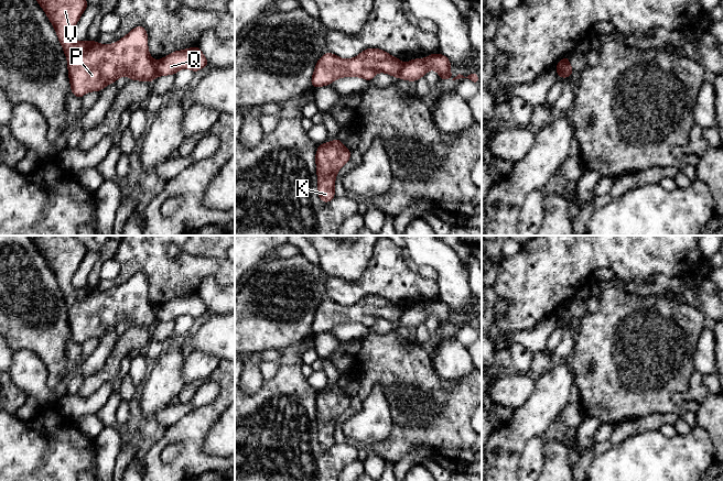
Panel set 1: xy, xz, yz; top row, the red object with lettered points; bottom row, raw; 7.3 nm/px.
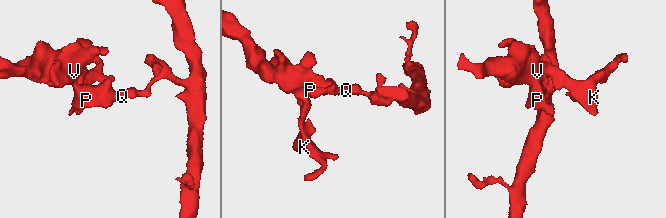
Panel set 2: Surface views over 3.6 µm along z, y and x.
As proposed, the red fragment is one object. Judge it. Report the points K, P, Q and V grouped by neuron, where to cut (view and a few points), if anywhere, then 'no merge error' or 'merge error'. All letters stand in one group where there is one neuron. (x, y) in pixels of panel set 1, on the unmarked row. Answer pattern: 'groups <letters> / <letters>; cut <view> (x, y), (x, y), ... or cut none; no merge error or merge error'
groups K P V / Q; cut xy (154, 308), (157, 323); merge error

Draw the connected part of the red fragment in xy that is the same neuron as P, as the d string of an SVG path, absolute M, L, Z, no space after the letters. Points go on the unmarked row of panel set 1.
M75 236L30 237L57 280L67 305L74 342L82 345L88 338L99 338L123 321L130 327L149 329L157 324L144 273L132 275L114 291L75 288L71 280L88 253L86 245Z

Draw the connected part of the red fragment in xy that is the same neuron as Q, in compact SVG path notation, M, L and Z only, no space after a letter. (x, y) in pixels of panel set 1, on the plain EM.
M191 294L183 297L175 297L155 308L155 319L158 323L175 321L176 318L188 315L194 319L208 311L208 308L202 297L197 294Z

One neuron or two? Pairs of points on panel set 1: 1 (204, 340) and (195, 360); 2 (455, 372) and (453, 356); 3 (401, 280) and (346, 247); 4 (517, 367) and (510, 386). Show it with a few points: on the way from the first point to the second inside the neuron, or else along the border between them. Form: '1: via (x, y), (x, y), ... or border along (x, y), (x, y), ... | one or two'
1: border along (192, 351), (208, 352), (219, 360) | two
2: via (454, 368), (453, 360) | one
3: border along (375, 247), (364, 273), (354, 282) | two
4: border along (511, 371), (528, 374) | two

